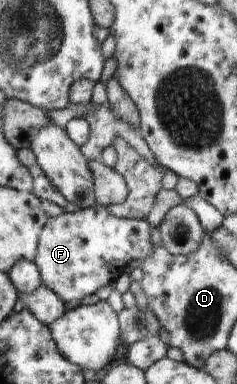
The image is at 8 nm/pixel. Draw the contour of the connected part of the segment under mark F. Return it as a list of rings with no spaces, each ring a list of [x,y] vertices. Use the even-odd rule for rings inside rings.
[[[97,204],[73,213],[63,213],[48,220],[40,234],[38,254],[34,260],[46,285],[66,305],[96,294],[102,286],[113,284],[126,266],[147,260],[155,250],[153,227],[146,219],[127,219],[113,215]]]

